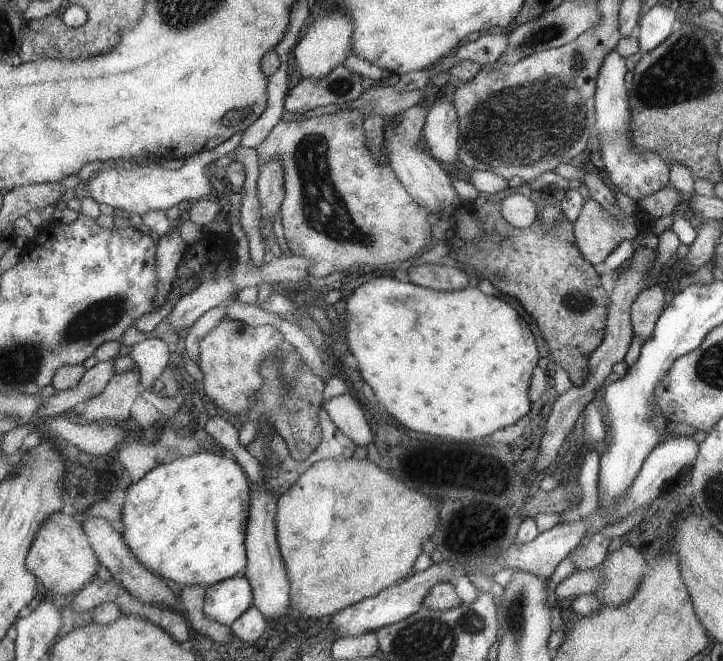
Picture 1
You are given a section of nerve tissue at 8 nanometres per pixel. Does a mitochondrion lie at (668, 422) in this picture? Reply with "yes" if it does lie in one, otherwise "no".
no

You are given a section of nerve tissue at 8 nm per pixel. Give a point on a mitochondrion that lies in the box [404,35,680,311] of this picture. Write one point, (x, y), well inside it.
(521, 126)

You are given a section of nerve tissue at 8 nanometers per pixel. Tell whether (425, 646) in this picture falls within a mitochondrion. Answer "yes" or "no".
yes

